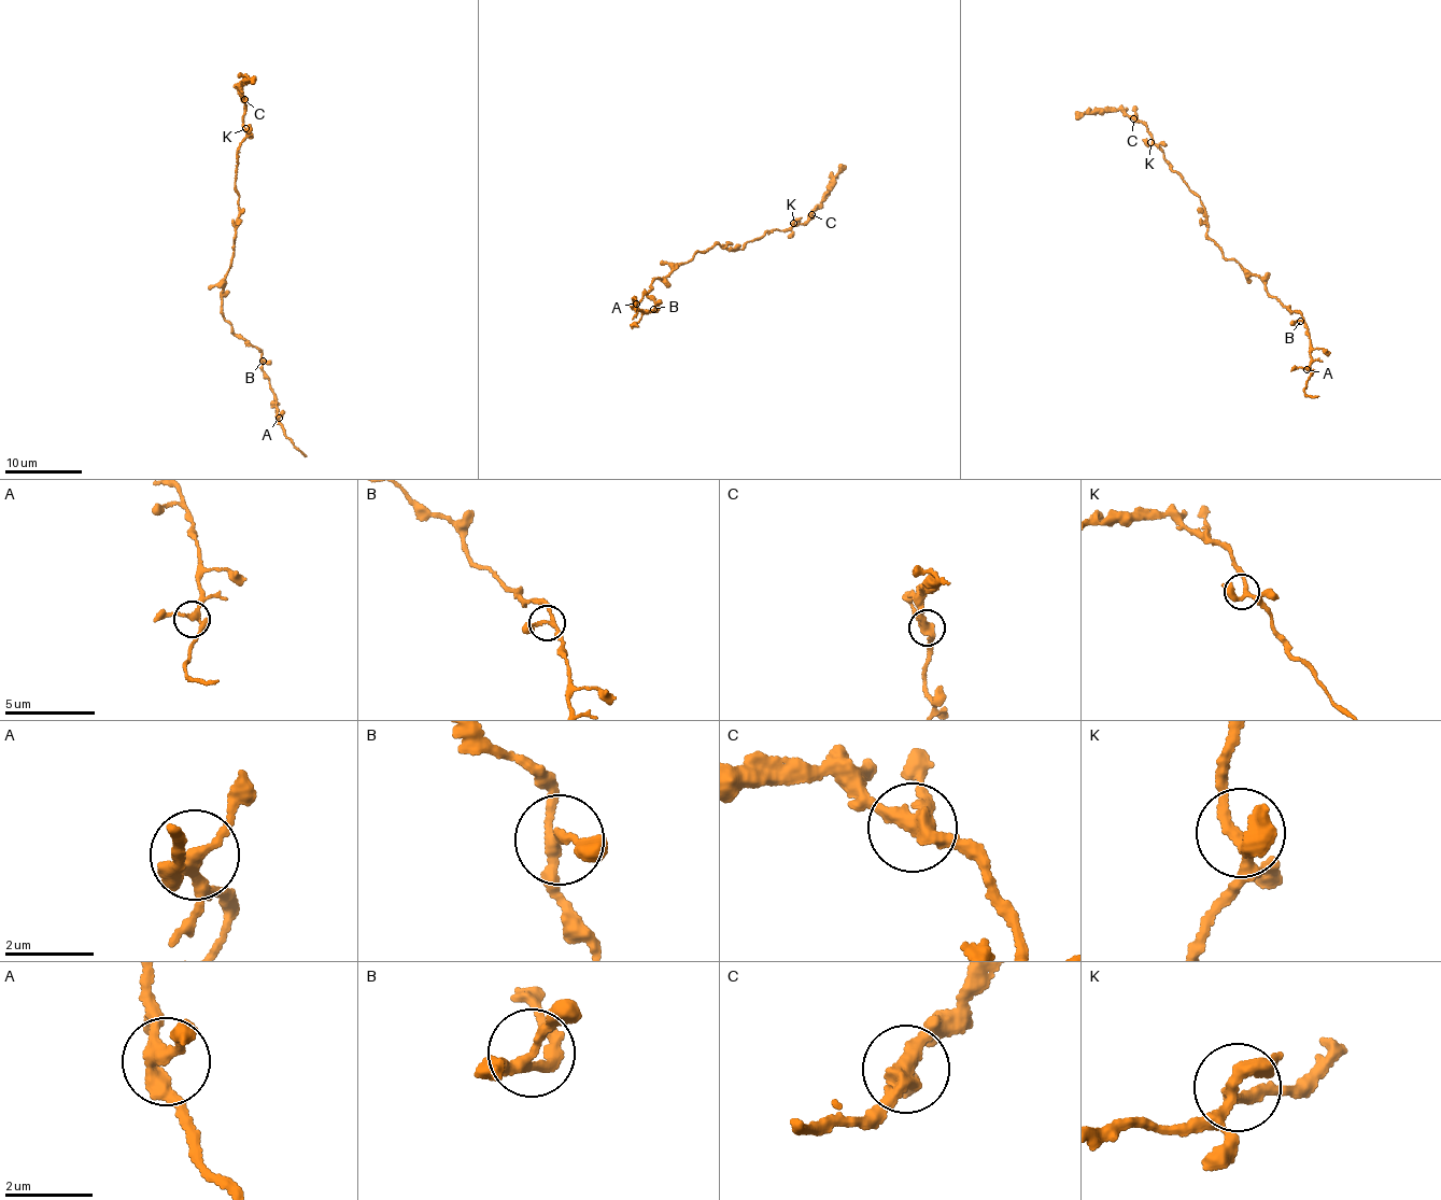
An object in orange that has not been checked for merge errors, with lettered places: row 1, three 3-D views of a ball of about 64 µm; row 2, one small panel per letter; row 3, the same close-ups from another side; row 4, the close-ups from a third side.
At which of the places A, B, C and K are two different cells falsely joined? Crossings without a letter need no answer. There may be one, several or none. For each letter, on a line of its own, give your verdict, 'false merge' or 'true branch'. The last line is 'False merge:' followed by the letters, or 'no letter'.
A: true branch
B: true branch
C: true branch
K: true branch
False merge: no letter

